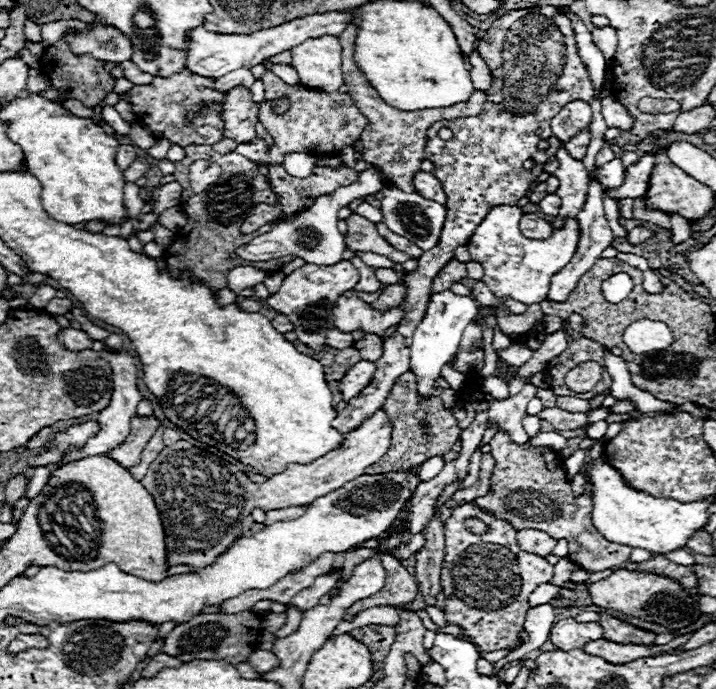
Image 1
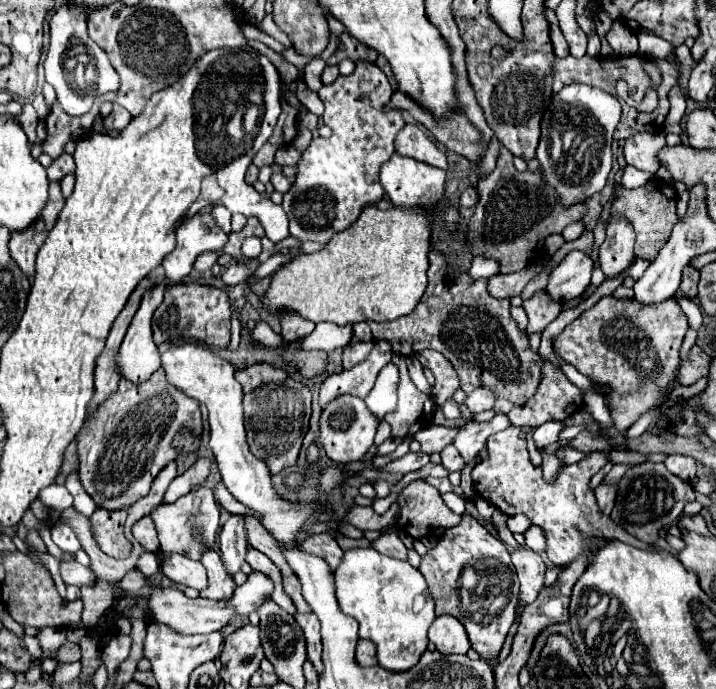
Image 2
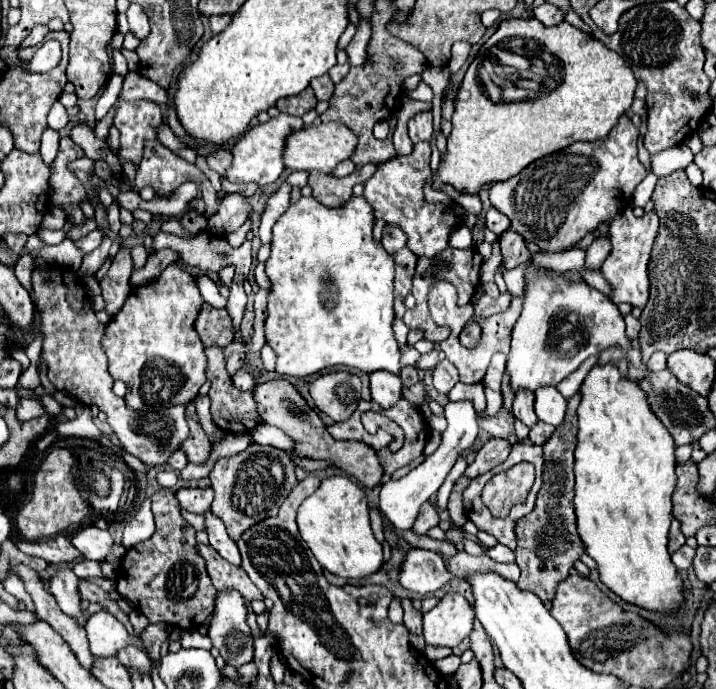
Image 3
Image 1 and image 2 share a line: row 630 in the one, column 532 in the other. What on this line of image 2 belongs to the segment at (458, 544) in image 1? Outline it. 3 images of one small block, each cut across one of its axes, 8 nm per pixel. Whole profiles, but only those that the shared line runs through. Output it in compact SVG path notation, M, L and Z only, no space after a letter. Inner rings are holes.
M508 426L488 440L488 458L482 460L472 472L474 486L484 500L500 508L506 516L524 514L536 526L540 526L544 530L546 542L550 542L550 560L554 564L568 564L580 554L594 552L612 540L620 540L640 550L652 550L652 546L624 532L624 528L614 524L596 508L590 480L608 462L604 452L592 452L582 462L566 466L558 476L558 482L546 484L542 478L542 468L536 468L530 462L526 440L522 440L518 434L518 428Z

